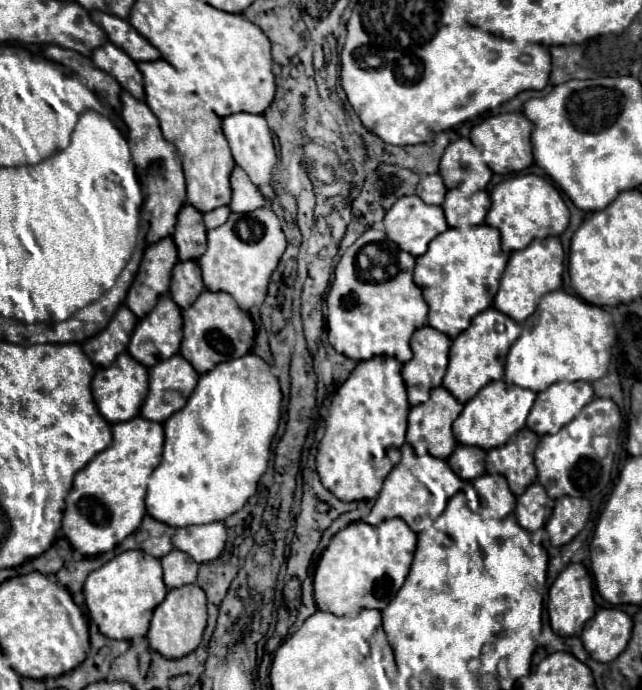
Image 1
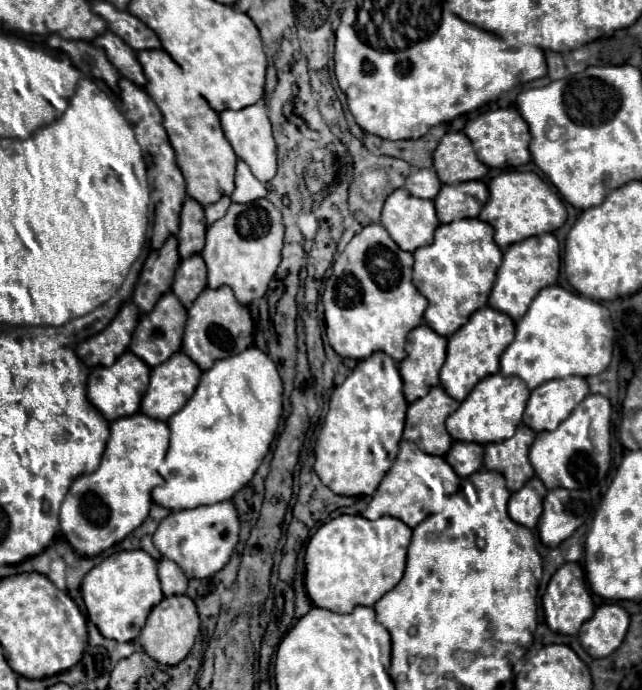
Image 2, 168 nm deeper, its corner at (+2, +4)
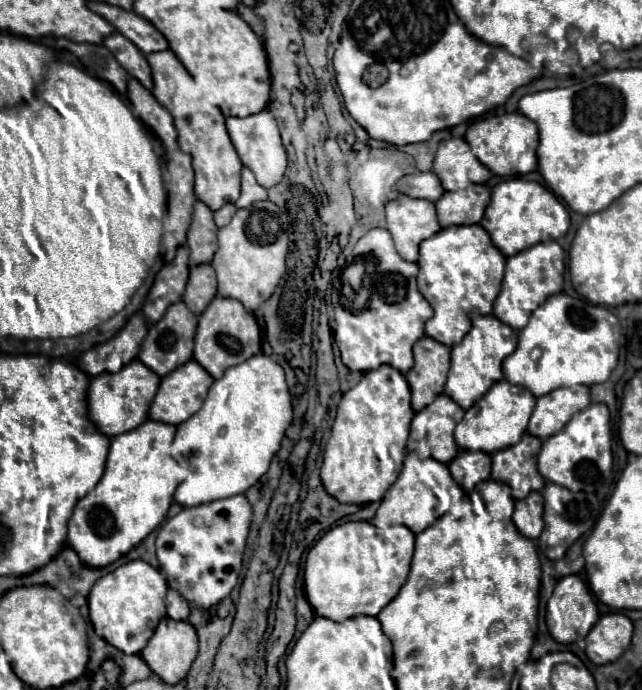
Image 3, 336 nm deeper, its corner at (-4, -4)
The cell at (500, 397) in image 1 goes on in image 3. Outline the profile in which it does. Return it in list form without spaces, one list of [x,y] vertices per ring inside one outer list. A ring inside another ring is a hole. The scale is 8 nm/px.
[[[507,380],[497,382],[479,402],[475,402],[475,406],[471,406],[465,412],[463,420],[457,424],[455,428],[457,446],[463,450],[481,450],[487,454],[513,446],[527,430],[527,422],[535,408],[535,400],[537,398],[525,386],[515,386],[509,384]]]

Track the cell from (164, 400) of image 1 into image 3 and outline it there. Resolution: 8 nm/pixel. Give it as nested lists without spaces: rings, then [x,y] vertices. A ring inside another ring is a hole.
[[[195,360],[185,362],[183,366],[179,366],[179,370],[173,370],[165,378],[161,378],[161,386],[151,404],[149,418],[157,420],[157,422],[173,424],[173,426],[185,422],[199,410],[199,406],[203,406],[203,398],[207,396],[207,390],[211,388],[211,384],[213,384],[211,374],[207,374],[207,370],[203,370],[203,366],[199,366],[199,362],[195,362]]]

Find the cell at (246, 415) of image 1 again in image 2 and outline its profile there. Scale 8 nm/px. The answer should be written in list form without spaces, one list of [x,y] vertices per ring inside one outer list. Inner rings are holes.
[[[249,346],[237,356],[217,360],[213,368],[205,370],[191,400],[167,420],[171,430],[169,454],[177,454],[179,466],[165,478],[163,486],[153,490],[153,502],[177,512],[231,500],[253,478],[269,452],[283,410],[281,394],[283,386],[273,360],[255,346]]]

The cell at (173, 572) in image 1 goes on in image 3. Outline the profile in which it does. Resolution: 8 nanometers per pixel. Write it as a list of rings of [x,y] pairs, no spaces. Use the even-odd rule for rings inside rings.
[[[169,590],[167,592],[167,616],[171,620],[187,620],[189,618],[189,612],[191,612],[191,608],[181,598],[181,594],[175,592],[175,590]]]

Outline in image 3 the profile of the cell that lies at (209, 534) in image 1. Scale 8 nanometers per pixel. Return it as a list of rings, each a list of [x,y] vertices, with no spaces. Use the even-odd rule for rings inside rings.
[[[245,494],[215,500],[209,504],[183,508],[167,520],[157,534],[157,560],[169,588],[177,590],[189,606],[211,608],[229,596],[241,572],[241,558],[253,508]]]

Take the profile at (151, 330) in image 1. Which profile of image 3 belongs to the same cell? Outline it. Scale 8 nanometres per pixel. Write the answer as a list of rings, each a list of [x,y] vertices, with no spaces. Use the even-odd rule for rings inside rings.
[[[177,302],[177,304],[169,306],[169,310],[165,312],[165,316],[159,322],[151,324],[149,334],[147,334],[147,338],[145,338],[143,346],[141,346],[139,360],[145,366],[149,366],[155,374],[167,376],[175,368],[183,366],[187,360],[191,360],[195,330],[197,330],[197,316],[183,302]]]

